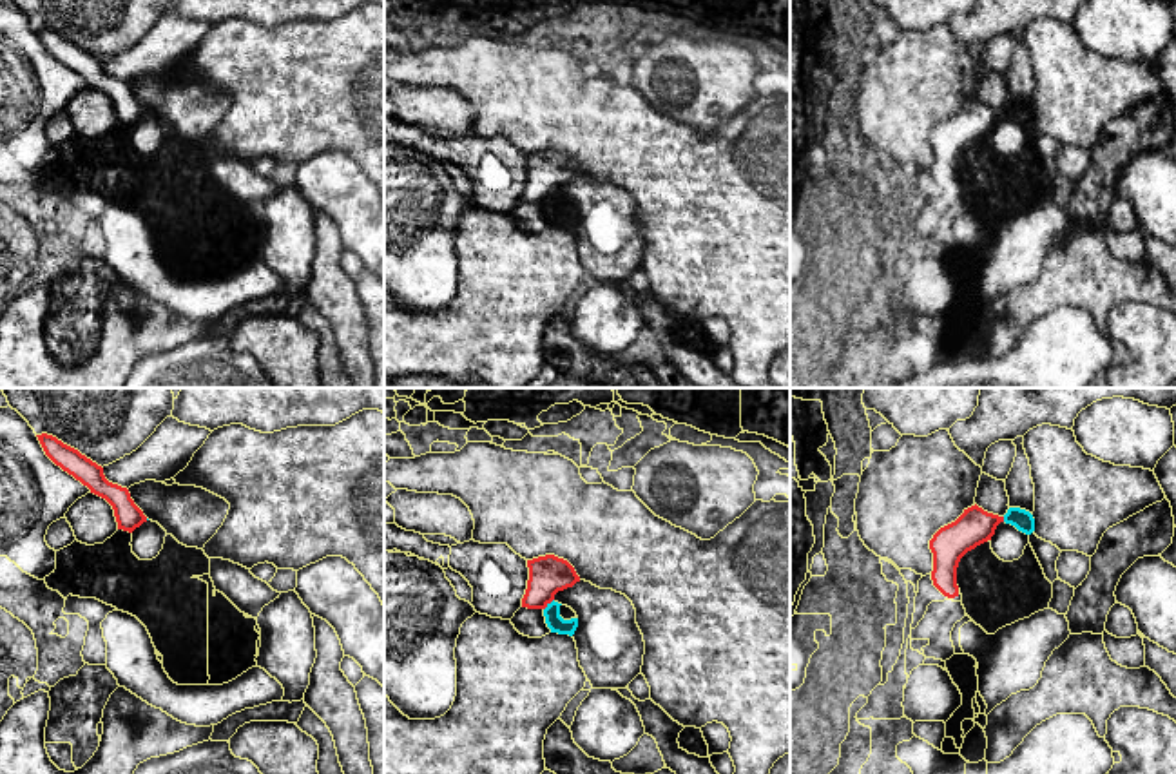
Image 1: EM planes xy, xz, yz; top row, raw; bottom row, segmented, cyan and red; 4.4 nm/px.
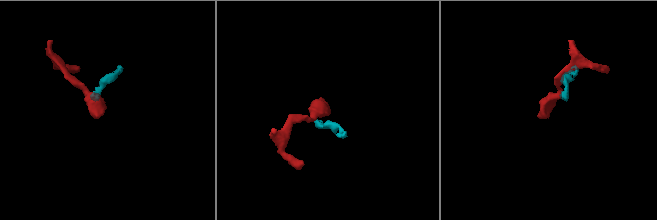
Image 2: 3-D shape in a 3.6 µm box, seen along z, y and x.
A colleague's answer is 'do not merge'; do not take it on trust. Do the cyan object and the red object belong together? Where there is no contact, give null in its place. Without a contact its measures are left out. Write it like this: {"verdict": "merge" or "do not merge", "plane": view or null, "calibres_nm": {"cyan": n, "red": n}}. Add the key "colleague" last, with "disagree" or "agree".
{"verdict": "do not merge", "plane": "xz", "calibres_nm": {"cyan": 80, "red": 170}, "colleague": "agree"}

